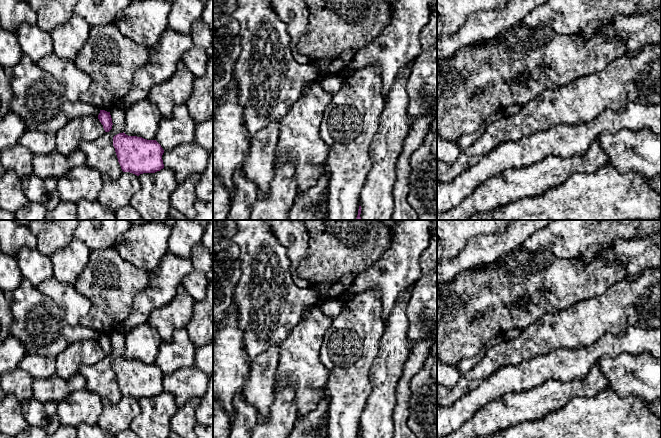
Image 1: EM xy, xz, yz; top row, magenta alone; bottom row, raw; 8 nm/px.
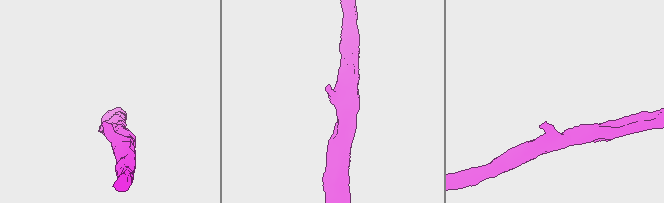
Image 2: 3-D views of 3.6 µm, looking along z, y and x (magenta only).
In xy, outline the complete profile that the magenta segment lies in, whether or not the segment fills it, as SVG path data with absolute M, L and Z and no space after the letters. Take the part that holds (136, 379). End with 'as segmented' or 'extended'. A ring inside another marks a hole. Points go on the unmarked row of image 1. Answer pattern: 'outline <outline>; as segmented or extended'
outline M124 356L113 361L113 370L123 396L137 400L164 392L163 372L156 364L128 360Z; as segmented

